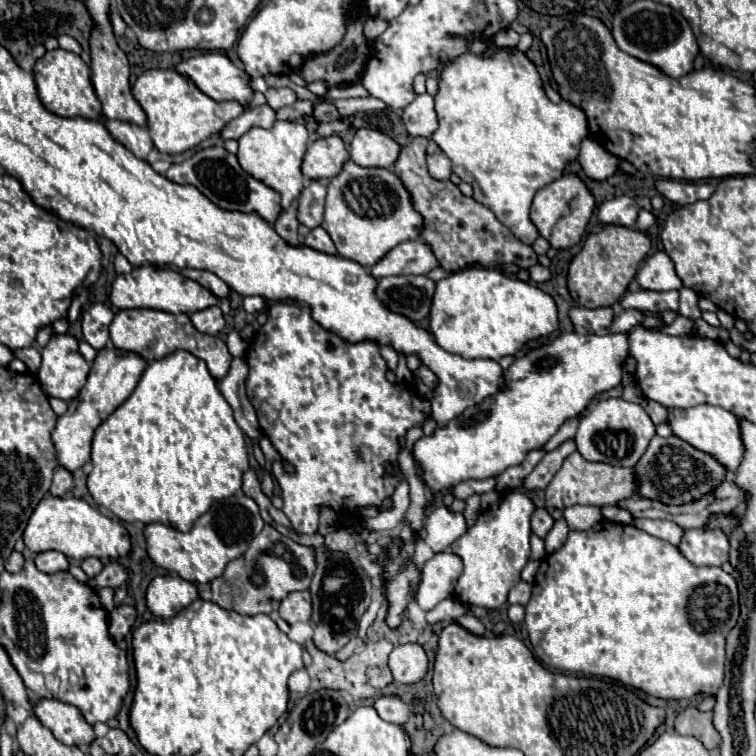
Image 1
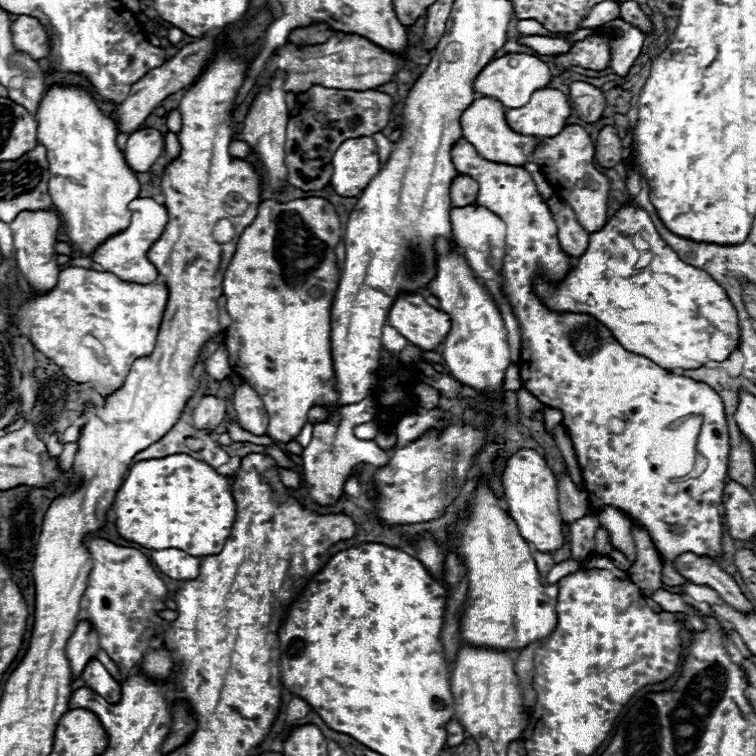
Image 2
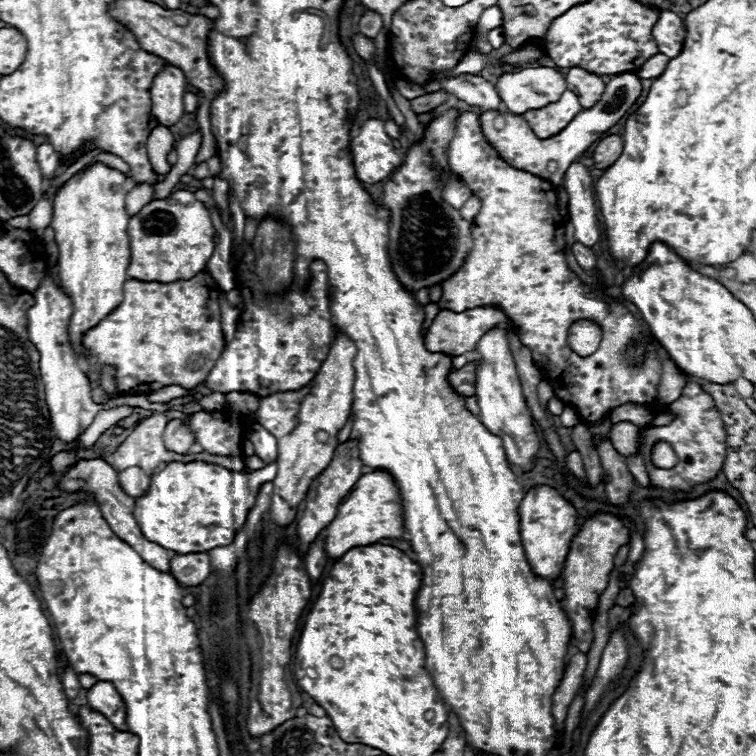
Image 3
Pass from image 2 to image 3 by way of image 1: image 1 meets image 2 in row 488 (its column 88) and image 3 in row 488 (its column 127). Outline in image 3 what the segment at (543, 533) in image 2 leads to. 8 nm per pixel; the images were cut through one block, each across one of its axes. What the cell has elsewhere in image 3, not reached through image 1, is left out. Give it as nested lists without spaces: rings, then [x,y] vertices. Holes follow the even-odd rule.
[[[542,484],[542,486],[530,488],[524,494],[518,506],[518,516],[520,516],[520,540],[524,546],[526,560],[532,566],[534,574],[546,576],[550,580],[558,578],[562,572],[562,564],[570,552],[572,538],[578,532],[576,508],[566,498],[562,498],[556,488]]]

